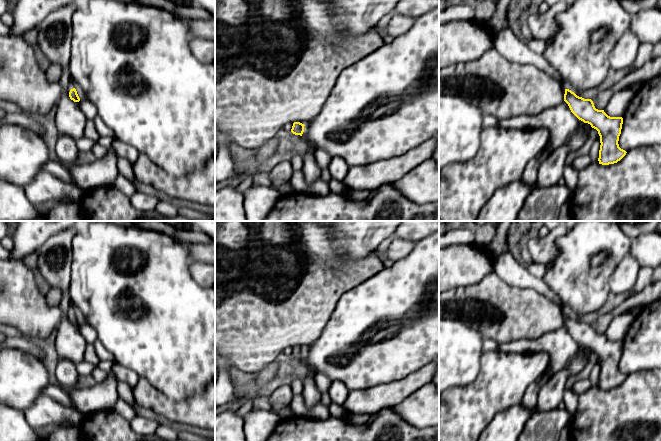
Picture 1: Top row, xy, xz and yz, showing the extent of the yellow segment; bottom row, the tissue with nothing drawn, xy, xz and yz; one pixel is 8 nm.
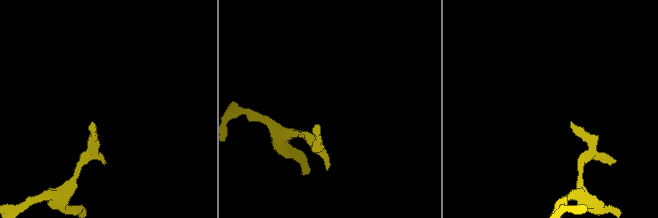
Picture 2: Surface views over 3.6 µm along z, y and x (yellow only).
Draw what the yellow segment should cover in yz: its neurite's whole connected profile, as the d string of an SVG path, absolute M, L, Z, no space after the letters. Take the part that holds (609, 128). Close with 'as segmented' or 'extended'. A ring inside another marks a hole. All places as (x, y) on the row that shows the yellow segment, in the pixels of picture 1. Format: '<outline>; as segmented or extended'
M565 89L564 101L579 120L590 124L598 131L601 143L599 164L614 164L626 155L627 152L618 144L623 124L622 117L608 116L604 110L596 109L591 99L579 97L569 89Z; as segmented

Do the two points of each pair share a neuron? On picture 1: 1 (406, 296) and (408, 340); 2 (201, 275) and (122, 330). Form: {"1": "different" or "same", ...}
{"1": "same", "2": "different"}

